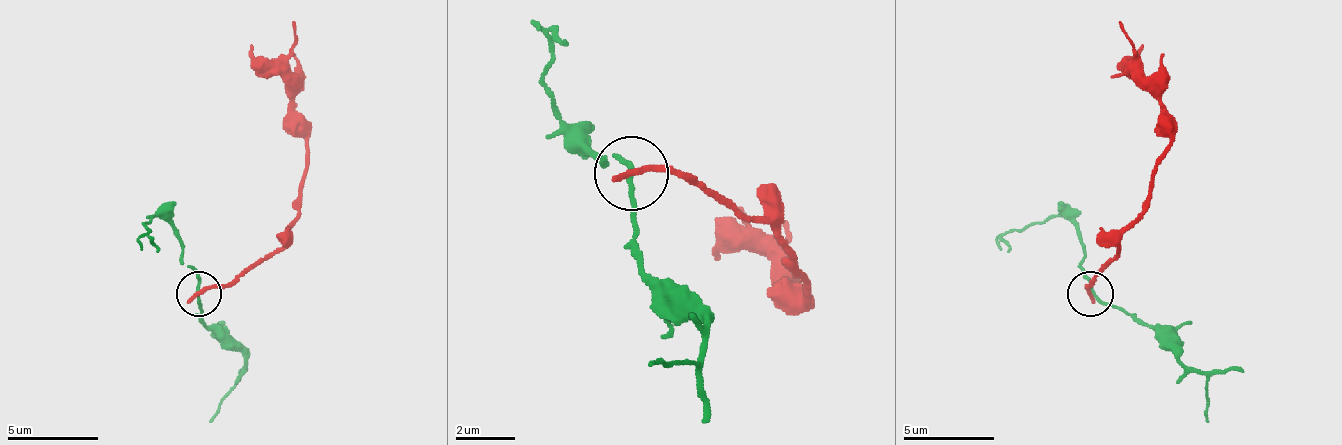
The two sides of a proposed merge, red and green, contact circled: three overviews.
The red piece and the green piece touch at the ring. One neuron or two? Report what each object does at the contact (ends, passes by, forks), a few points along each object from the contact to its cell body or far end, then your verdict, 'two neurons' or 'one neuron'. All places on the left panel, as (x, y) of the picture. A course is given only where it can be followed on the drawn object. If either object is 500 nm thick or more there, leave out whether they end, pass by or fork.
red ends there; green passes by; red runs (197, 295), (229, 286), (284, 244), (298, 217), (307, 158), (307, 121), (289, 62), (293, 20); green runs (197, 295), (202, 318), (243, 354), (243, 368), (211, 423); two neurons

